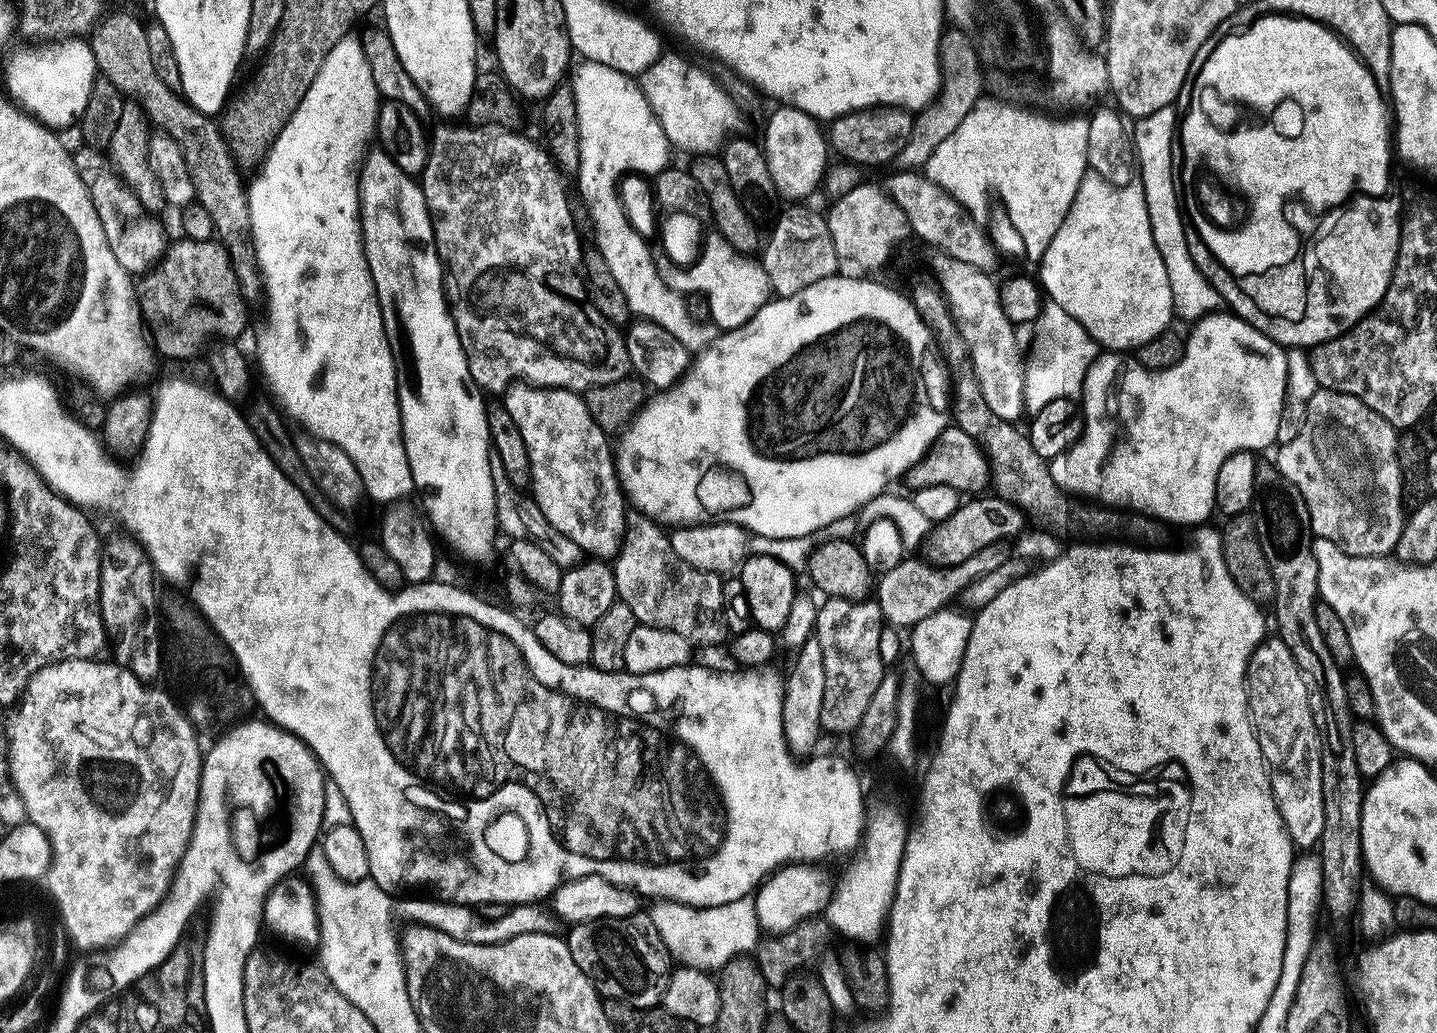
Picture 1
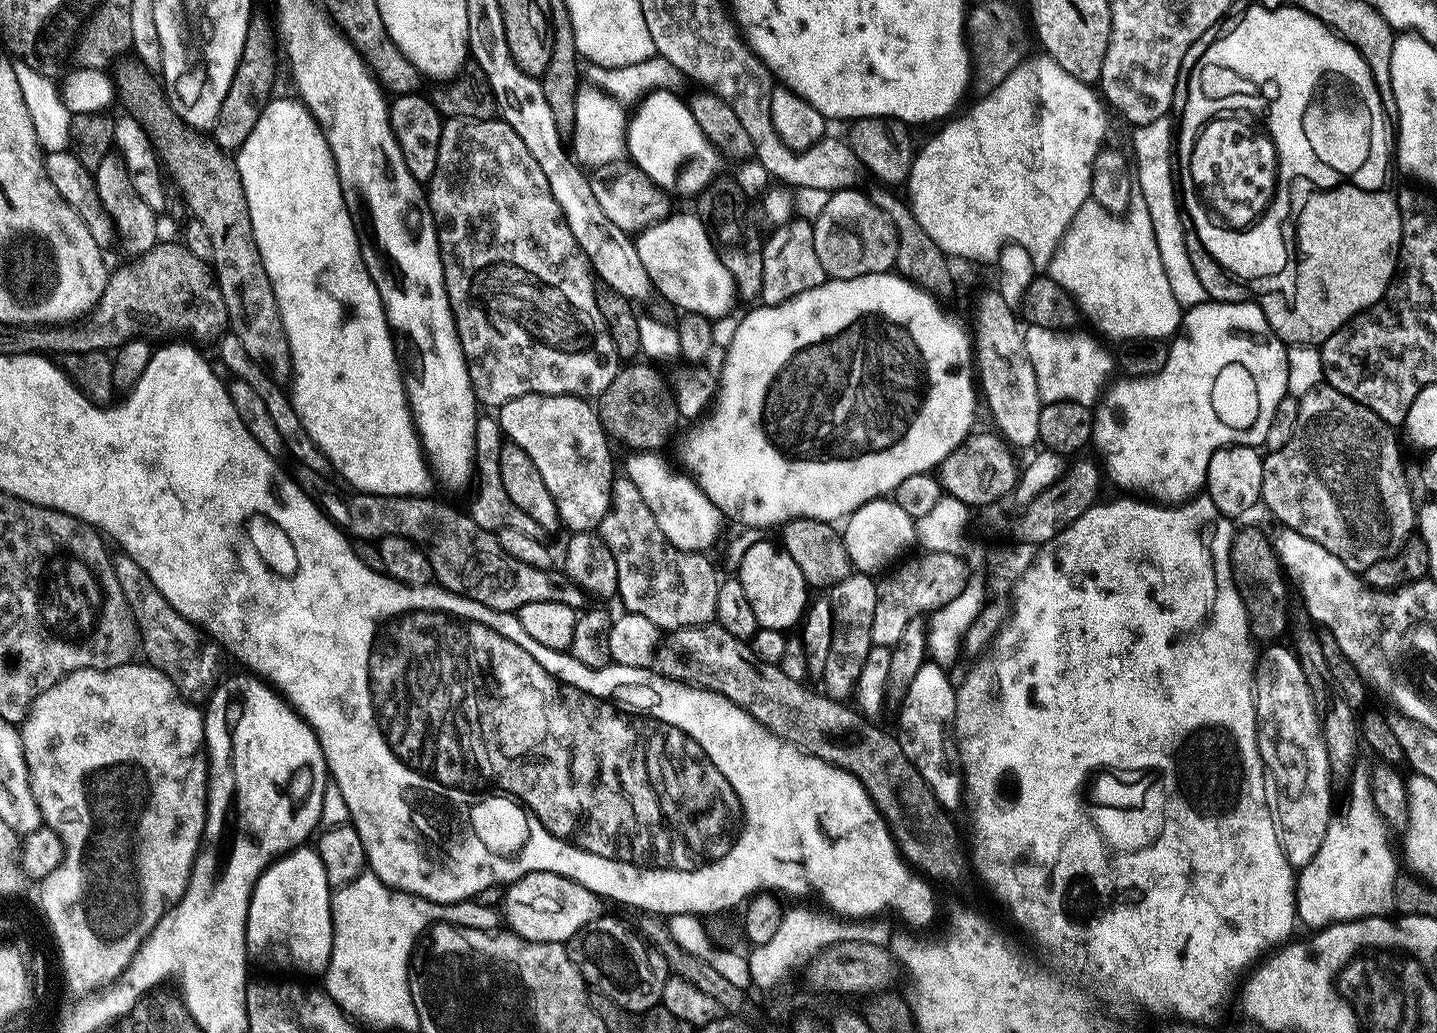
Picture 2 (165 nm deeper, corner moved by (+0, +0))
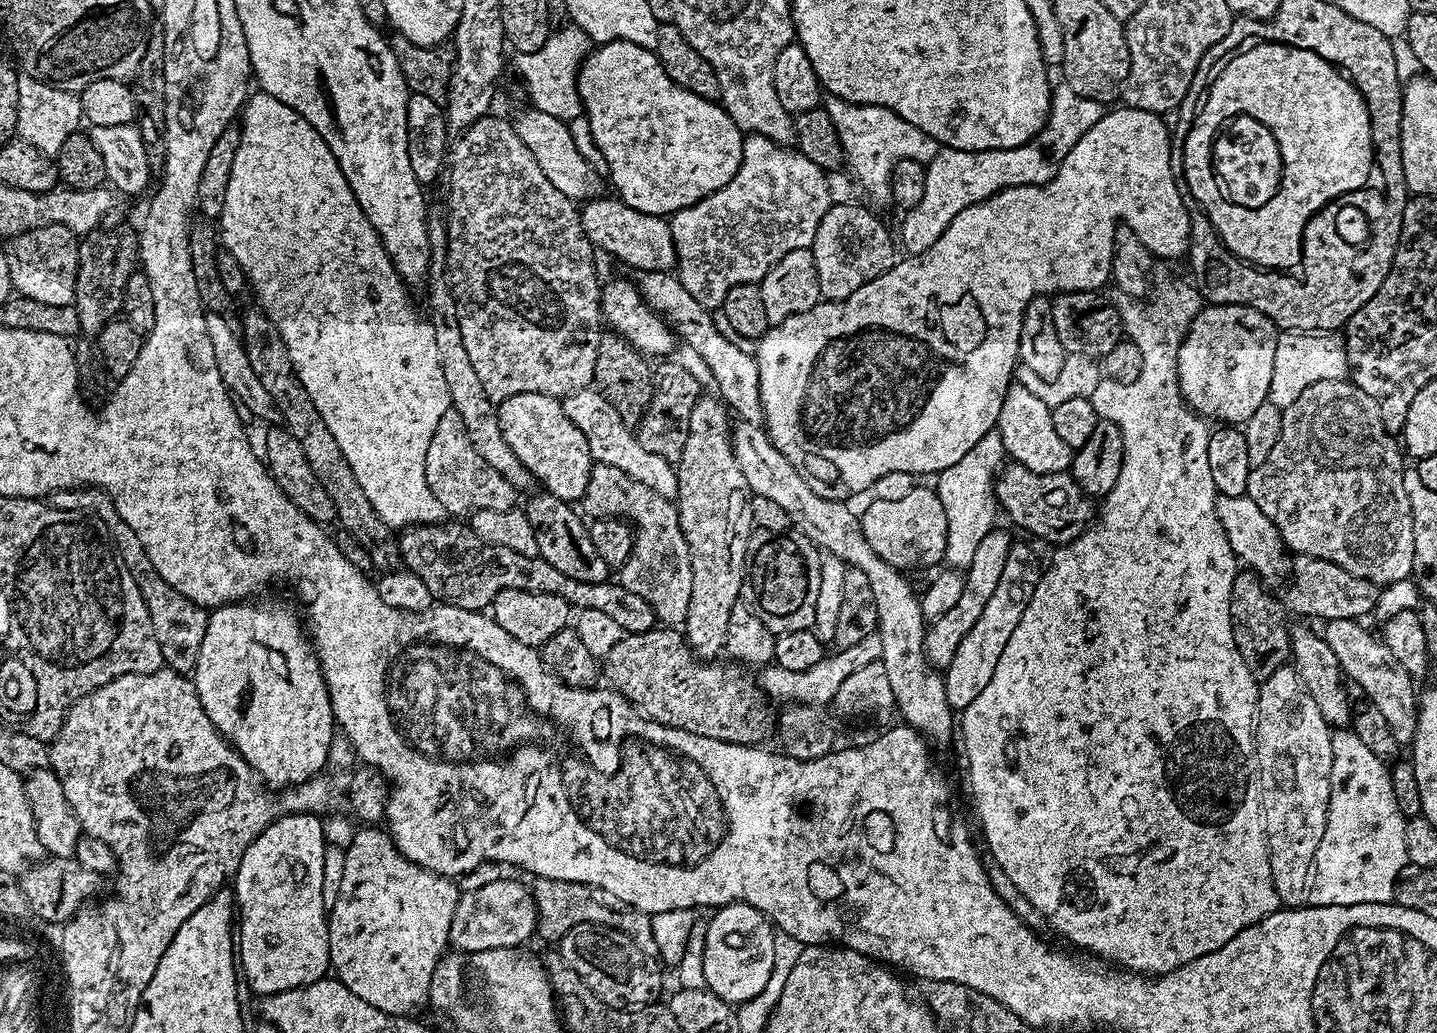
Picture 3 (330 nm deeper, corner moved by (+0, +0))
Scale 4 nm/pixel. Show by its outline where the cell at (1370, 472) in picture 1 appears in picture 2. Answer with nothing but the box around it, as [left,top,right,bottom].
[1262,386,1418,574]

